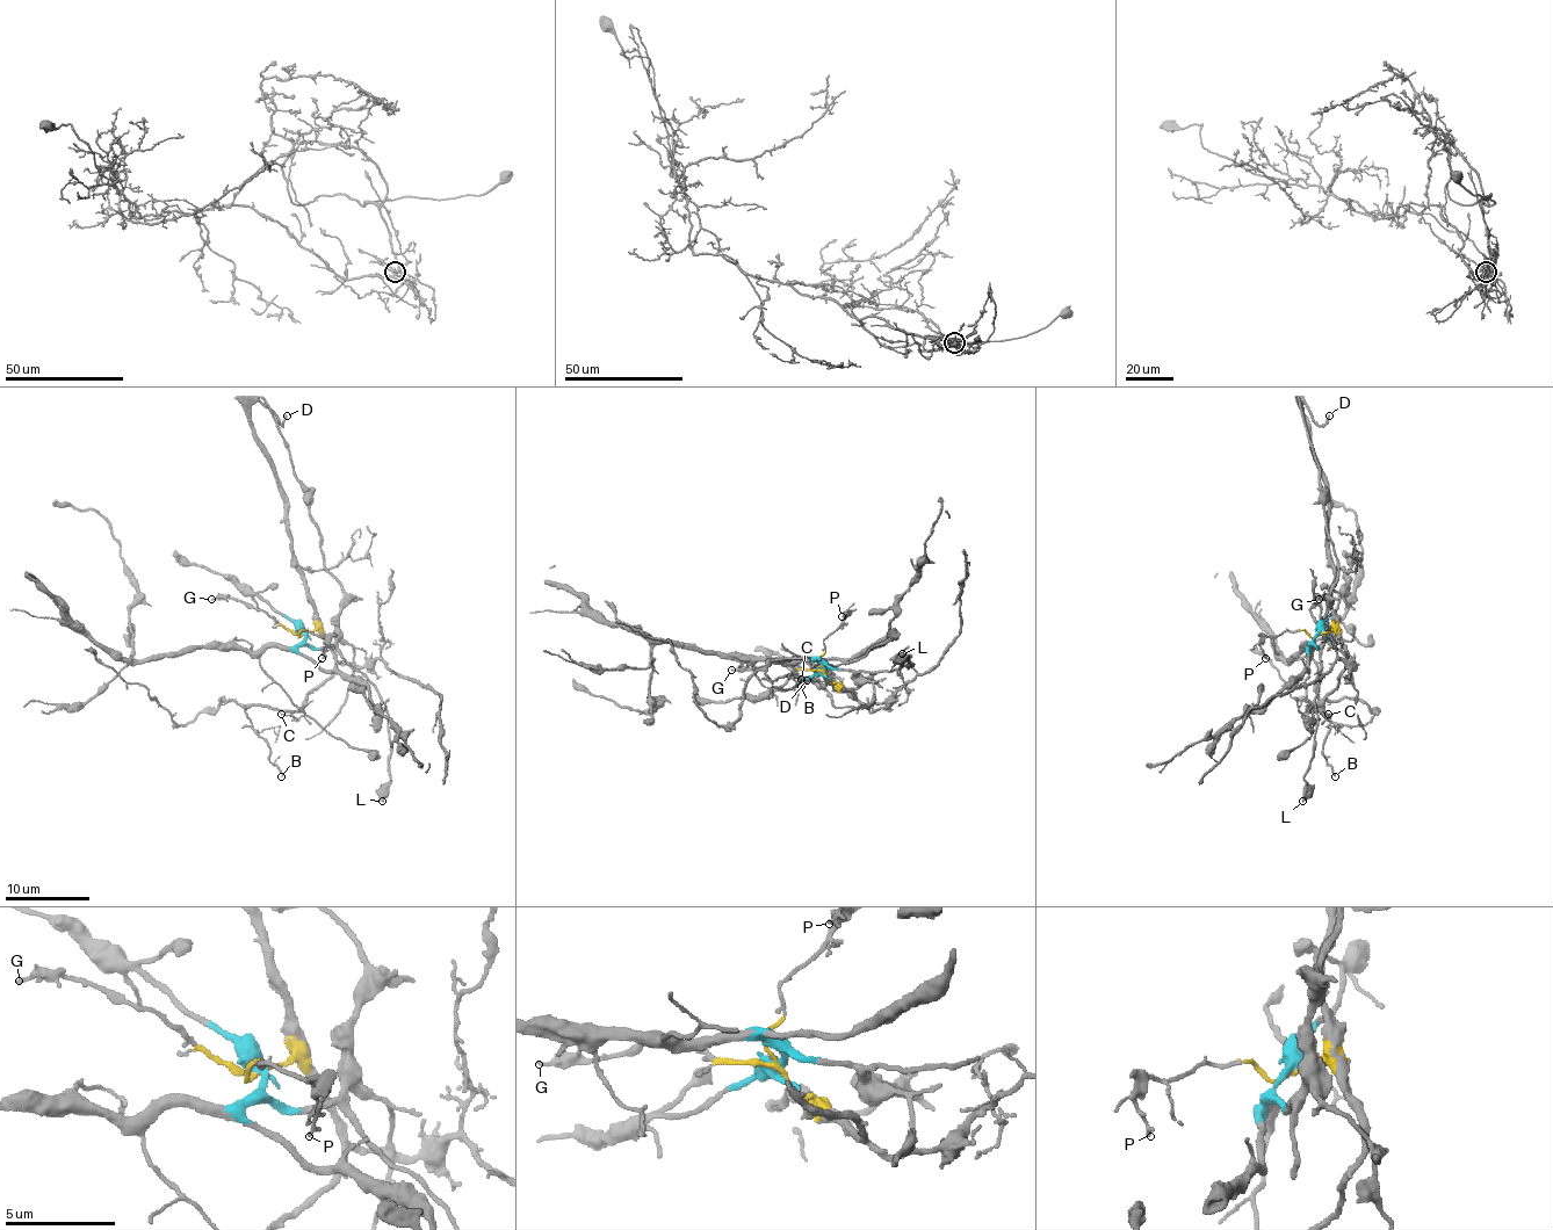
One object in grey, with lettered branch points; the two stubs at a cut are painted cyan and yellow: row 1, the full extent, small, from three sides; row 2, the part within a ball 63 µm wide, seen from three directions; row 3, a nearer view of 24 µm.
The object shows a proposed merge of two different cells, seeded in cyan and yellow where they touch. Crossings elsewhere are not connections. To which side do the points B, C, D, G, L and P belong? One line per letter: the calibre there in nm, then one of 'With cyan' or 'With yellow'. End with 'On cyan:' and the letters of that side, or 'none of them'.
B: Thickness 150 nm. With yellow
C: Thickness 130 nm. With yellow
D: Thickness 180 nm. With yellow
G: Thickness 240 nm. With yellow
L: Thickness 480 nm. With cyan
P: Thickness 150 nm. With yellow
On cyan: L

